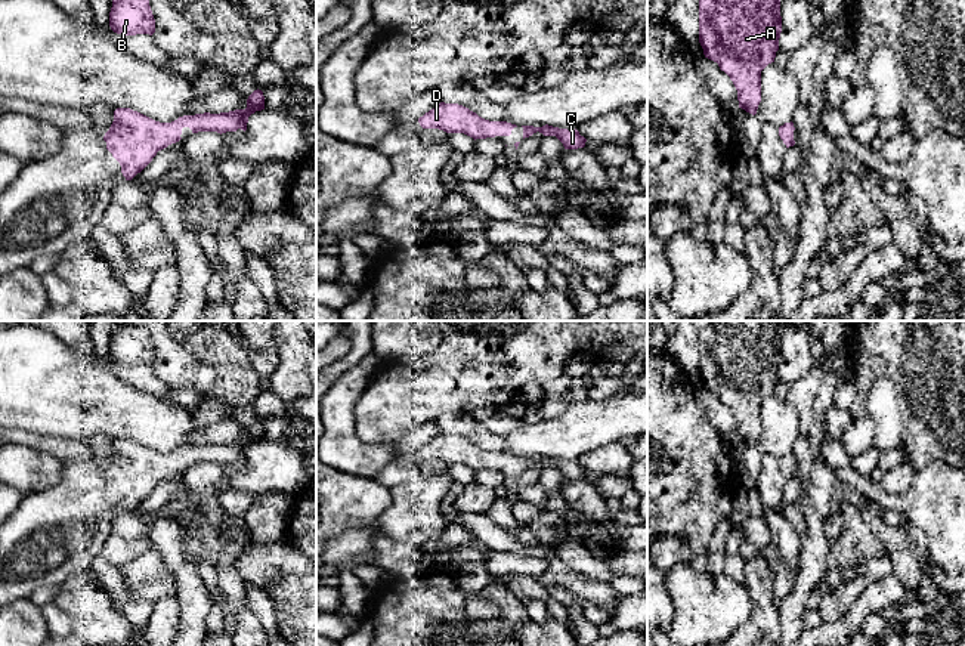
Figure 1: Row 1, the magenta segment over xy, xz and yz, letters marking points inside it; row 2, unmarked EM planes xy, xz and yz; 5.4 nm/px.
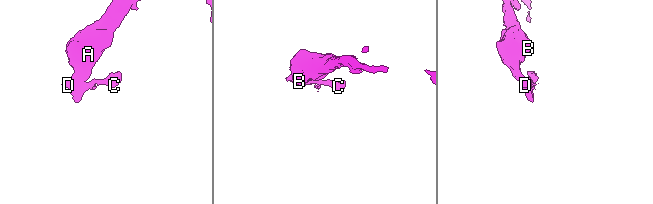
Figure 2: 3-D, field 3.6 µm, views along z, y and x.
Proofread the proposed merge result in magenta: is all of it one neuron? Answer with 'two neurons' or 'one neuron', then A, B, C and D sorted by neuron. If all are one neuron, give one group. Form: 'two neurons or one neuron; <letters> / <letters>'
one neuron; A B C D

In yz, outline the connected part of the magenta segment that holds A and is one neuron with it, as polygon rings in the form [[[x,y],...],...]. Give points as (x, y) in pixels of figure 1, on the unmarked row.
[[[712,321],[699,331],[699,374],[737,421],[739,439],[755,446],[761,402],[774,393],[782,364],[782,321]]]

